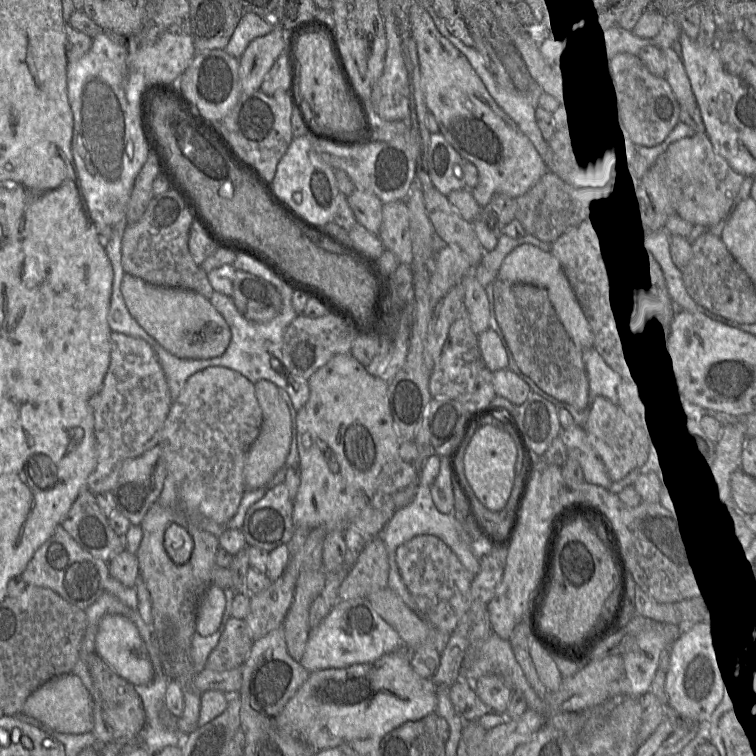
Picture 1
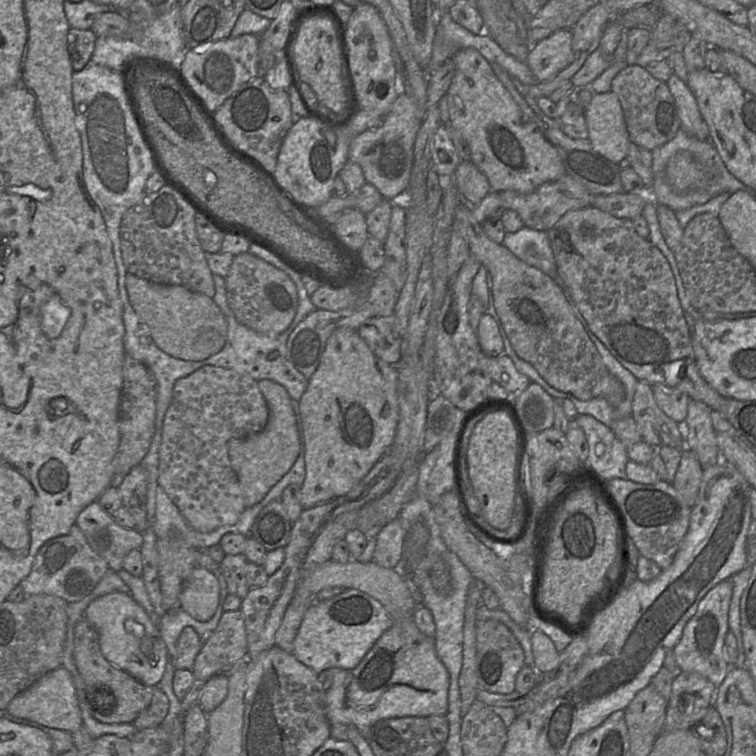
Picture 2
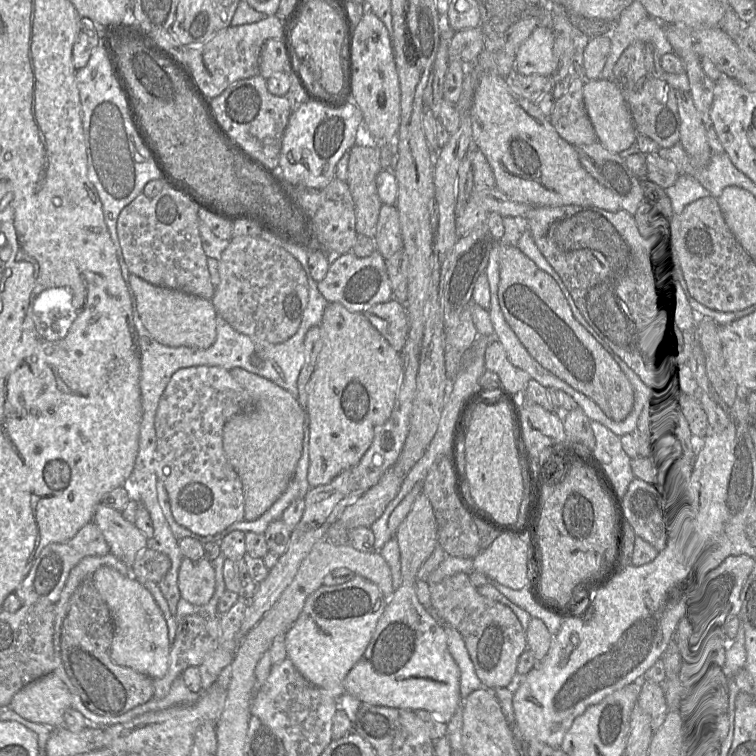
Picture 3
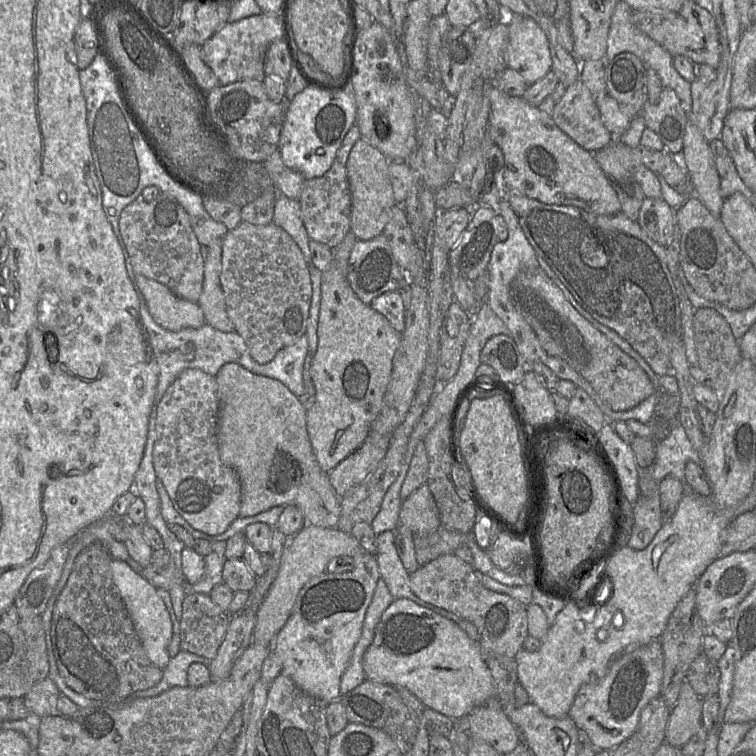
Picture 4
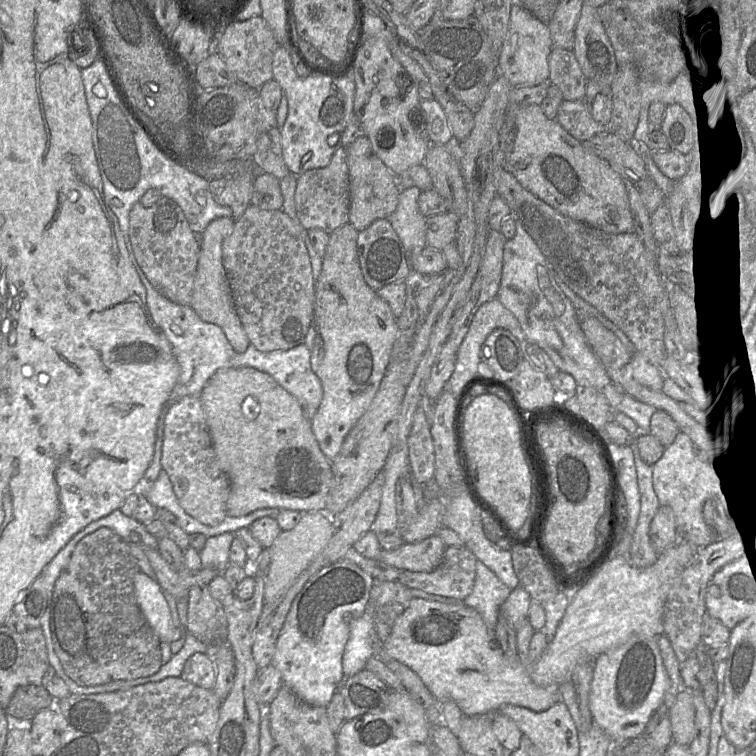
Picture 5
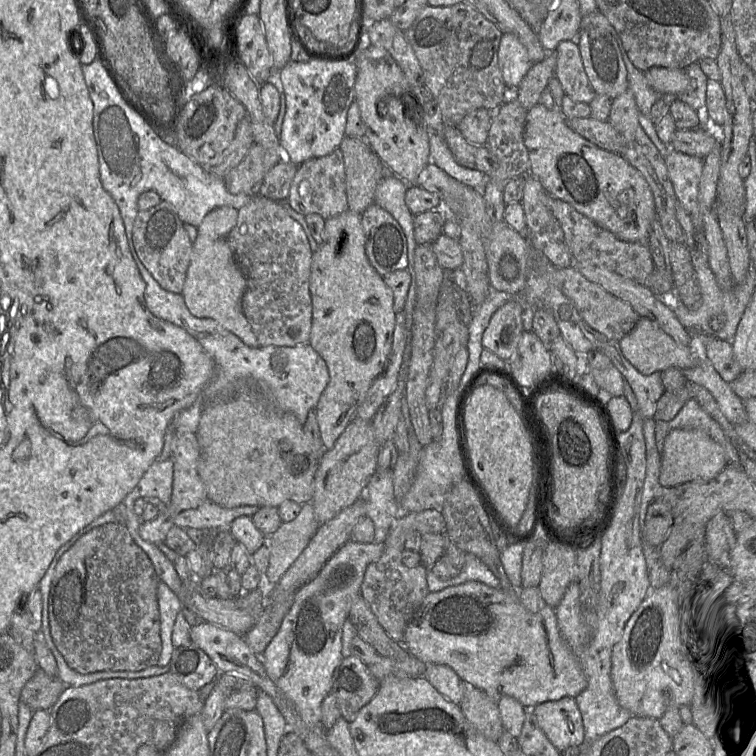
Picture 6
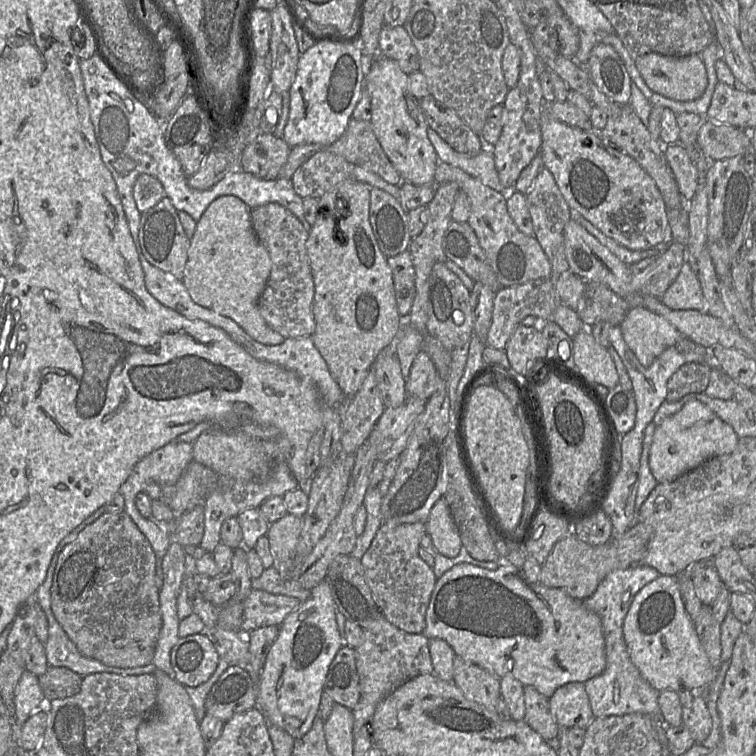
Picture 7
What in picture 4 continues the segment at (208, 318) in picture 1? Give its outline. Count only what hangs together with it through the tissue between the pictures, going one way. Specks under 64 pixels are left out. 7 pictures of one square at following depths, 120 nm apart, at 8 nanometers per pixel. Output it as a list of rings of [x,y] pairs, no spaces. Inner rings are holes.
[[[135,273],[135,280],[150,315],[162,328],[180,331],[185,328],[200,328],[206,324],[198,303],[177,296],[164,284],[142,274]]]

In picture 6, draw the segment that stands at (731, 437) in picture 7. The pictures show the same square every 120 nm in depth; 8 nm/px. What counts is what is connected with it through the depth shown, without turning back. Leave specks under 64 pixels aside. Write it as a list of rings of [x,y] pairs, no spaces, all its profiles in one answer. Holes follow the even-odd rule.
[[[698,429],[671,430],[664,440],[660,456],[659,483],[664,489],[674,488],[689,481],[710,481],[727,466],[727,456],[722,445]]]

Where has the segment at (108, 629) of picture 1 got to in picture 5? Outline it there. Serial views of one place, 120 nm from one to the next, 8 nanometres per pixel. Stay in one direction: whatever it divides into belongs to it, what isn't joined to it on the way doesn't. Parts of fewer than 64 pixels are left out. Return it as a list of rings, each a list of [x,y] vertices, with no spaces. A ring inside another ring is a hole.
[[[139,571],[134,575],[134,594],[140,610],[160,642],[172,643],[180,638],[163,589],[156,579]]]

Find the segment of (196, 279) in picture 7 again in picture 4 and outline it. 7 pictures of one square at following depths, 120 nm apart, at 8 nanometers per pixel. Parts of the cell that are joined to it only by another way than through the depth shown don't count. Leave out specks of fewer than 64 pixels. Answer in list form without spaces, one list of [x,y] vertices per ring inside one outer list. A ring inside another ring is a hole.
[[[215,238],[207,246],[203,289],[197,303],[203,311],[206,324],[223,332],[234,332],[234,325],[227,314],[220,283],[222,243],[222,238]]]

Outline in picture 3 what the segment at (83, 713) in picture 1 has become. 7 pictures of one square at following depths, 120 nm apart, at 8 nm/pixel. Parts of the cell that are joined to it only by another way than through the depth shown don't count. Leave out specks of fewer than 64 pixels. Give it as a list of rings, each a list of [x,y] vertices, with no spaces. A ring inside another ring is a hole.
[[[53,672],[23,687],[9,705],[22,718],[51,728],[64,726],[64,713],[70,707],[70,692]]]

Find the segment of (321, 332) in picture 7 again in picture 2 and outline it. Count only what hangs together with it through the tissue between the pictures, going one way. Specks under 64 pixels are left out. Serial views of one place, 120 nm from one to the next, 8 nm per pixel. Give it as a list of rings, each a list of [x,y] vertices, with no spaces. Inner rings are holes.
[[[339,327],[335,329],[329,336],[319,364],[315,372],[308,380],[307,388],[299,400],[299,409],[305,442],[306,468],[305,479],[300,489],[300,502],[303,510],[347,495],[360,483],[360,481],[369,473],[372,467],[392,446],[398,424],[397,379],[398,372],[396,366],[388,364],[379,359],[371,351],[365,340],[358,334],[356,329]]]

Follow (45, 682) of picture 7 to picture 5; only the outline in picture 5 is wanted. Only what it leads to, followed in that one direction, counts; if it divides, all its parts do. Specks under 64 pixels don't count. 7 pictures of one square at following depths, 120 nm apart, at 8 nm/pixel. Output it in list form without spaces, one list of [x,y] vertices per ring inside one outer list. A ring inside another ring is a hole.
[[[26,685],[19,687],[5,709],[7,717],[32,721],[37,713],[54,708],[55,699],[43,686]]]

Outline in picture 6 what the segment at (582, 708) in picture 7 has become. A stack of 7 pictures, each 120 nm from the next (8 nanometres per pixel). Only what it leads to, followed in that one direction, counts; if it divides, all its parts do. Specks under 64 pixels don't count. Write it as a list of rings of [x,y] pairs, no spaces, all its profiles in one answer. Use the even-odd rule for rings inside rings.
[[[575,698],[547,701],[531,711],[540,729],[559,752],[582,745],[584,727]]]

